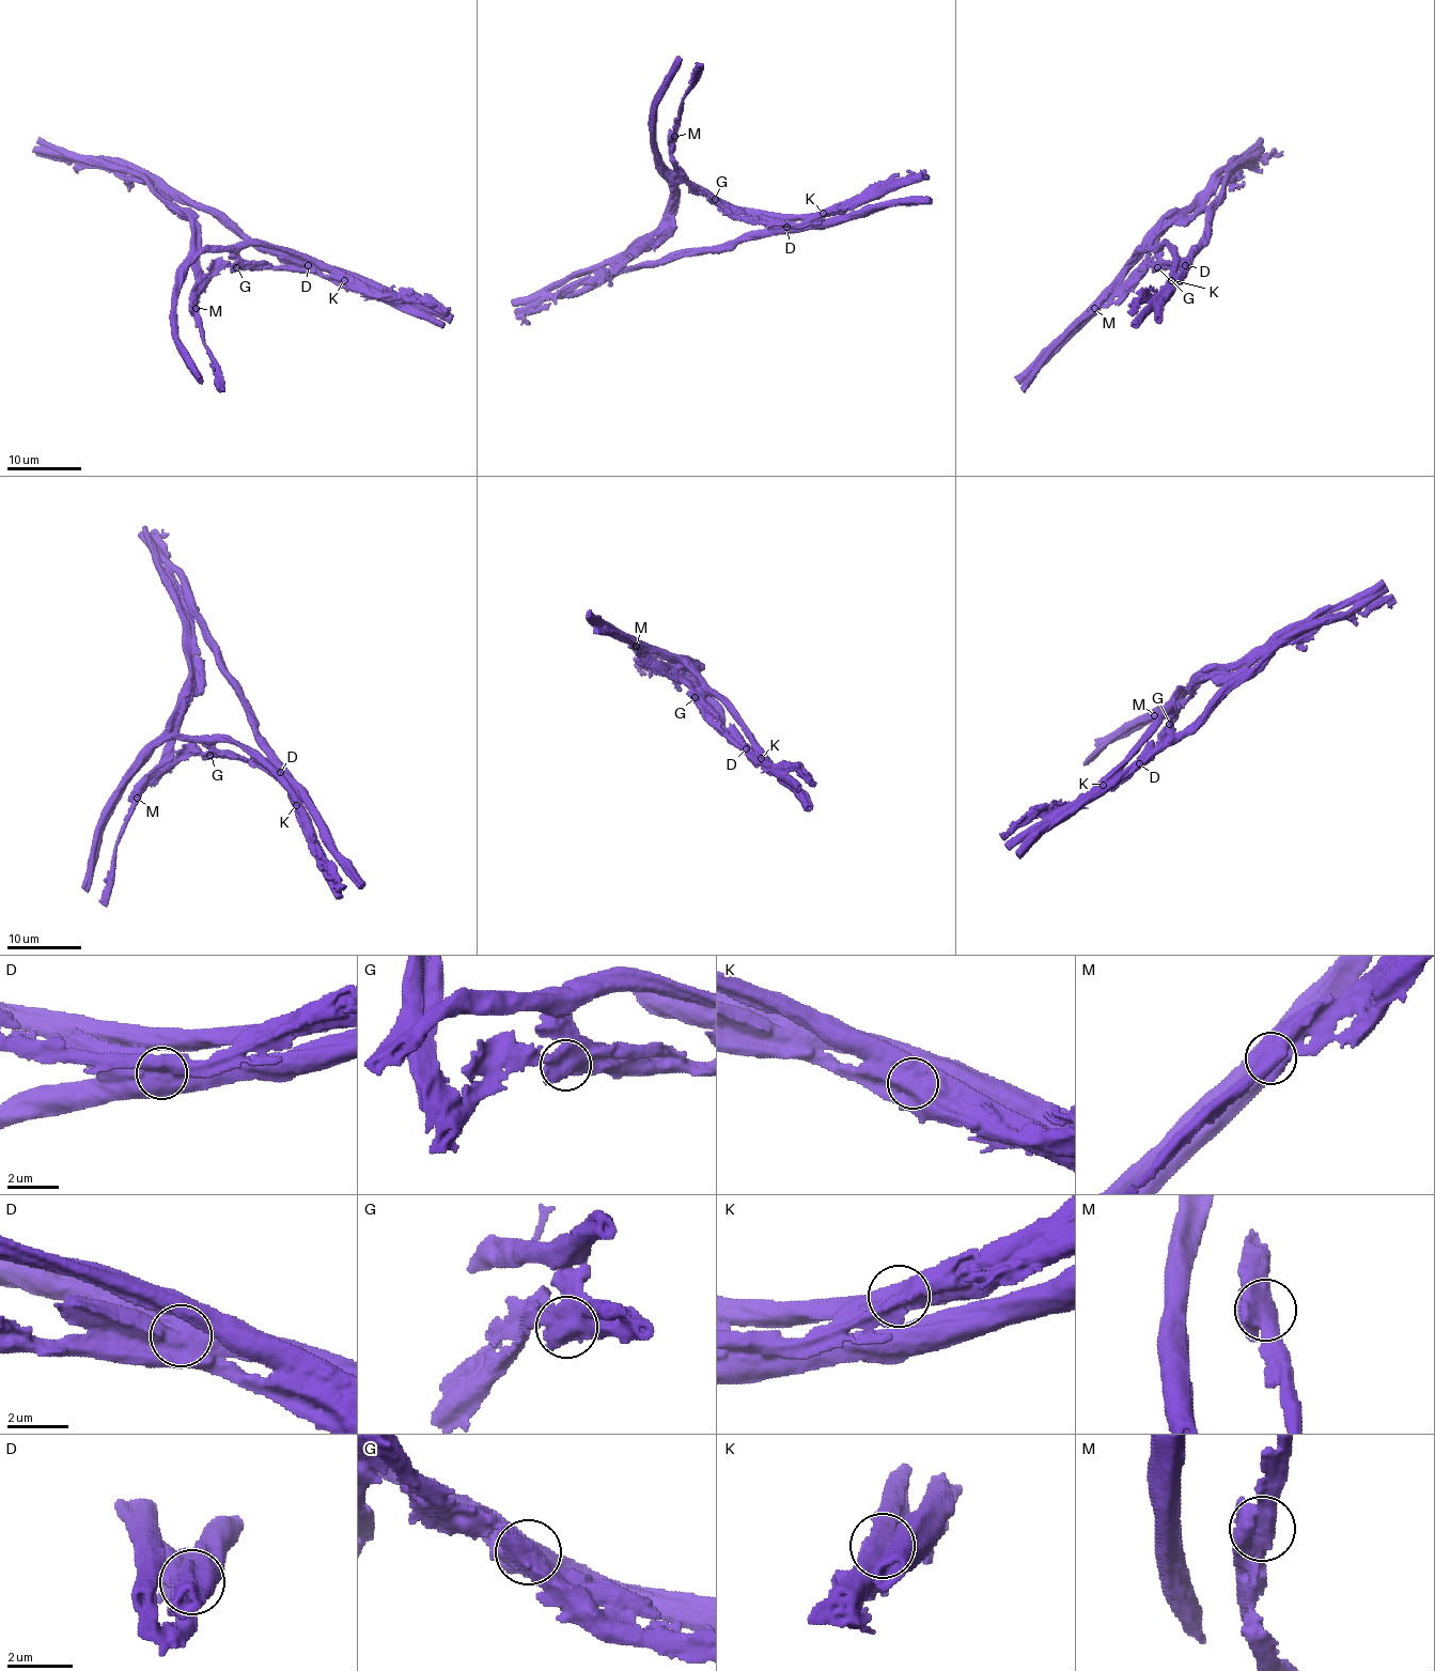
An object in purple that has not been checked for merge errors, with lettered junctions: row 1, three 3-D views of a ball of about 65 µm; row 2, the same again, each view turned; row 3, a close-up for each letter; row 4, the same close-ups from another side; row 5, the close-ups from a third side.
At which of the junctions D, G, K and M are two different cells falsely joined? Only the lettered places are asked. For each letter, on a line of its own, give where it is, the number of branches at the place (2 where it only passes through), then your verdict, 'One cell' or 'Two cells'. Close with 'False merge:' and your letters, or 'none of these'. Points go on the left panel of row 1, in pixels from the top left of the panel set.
D: Place: (308, 265). Branches: 2. Two cells
G: Place: (236, 267). Branches: 2. One cell
K: Place: (344, 280). Branches: 2. Two cells
M: Place: (196, 308). Branches: 2. One cell
False merge: D, K

